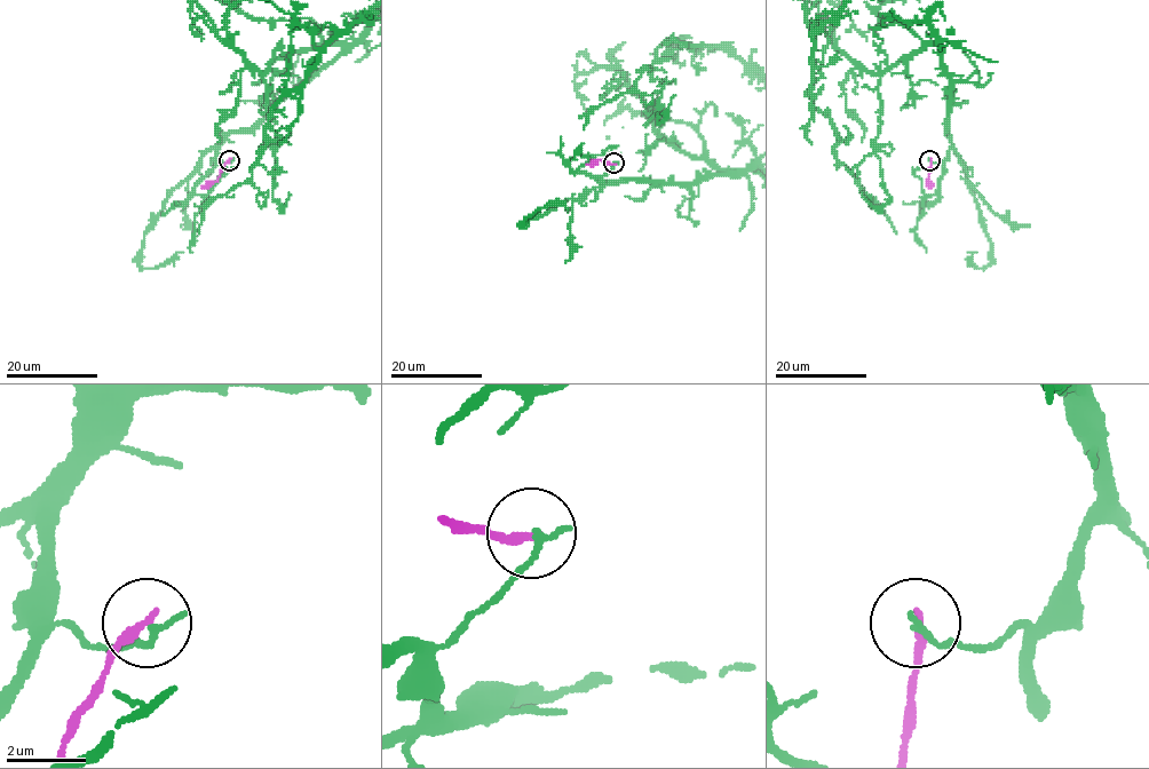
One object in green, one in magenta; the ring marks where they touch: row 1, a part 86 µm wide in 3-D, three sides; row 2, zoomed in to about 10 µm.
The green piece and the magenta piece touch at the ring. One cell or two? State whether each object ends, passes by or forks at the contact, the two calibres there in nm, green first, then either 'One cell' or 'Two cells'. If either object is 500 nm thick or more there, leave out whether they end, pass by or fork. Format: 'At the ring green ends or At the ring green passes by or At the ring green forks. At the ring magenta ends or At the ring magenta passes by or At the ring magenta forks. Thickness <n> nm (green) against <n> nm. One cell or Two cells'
At the ring green ends. At the ring magenta ends. Thickness 170 nm (green) against 240 nm. Two cells

